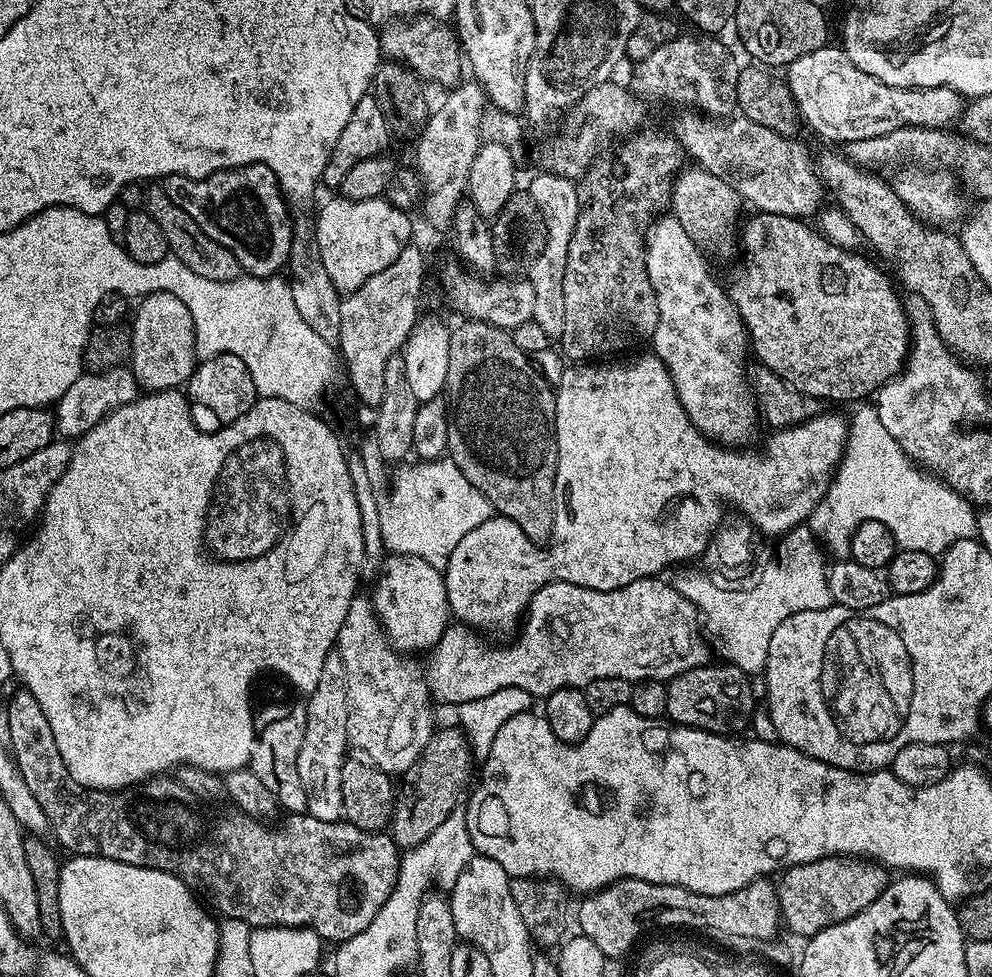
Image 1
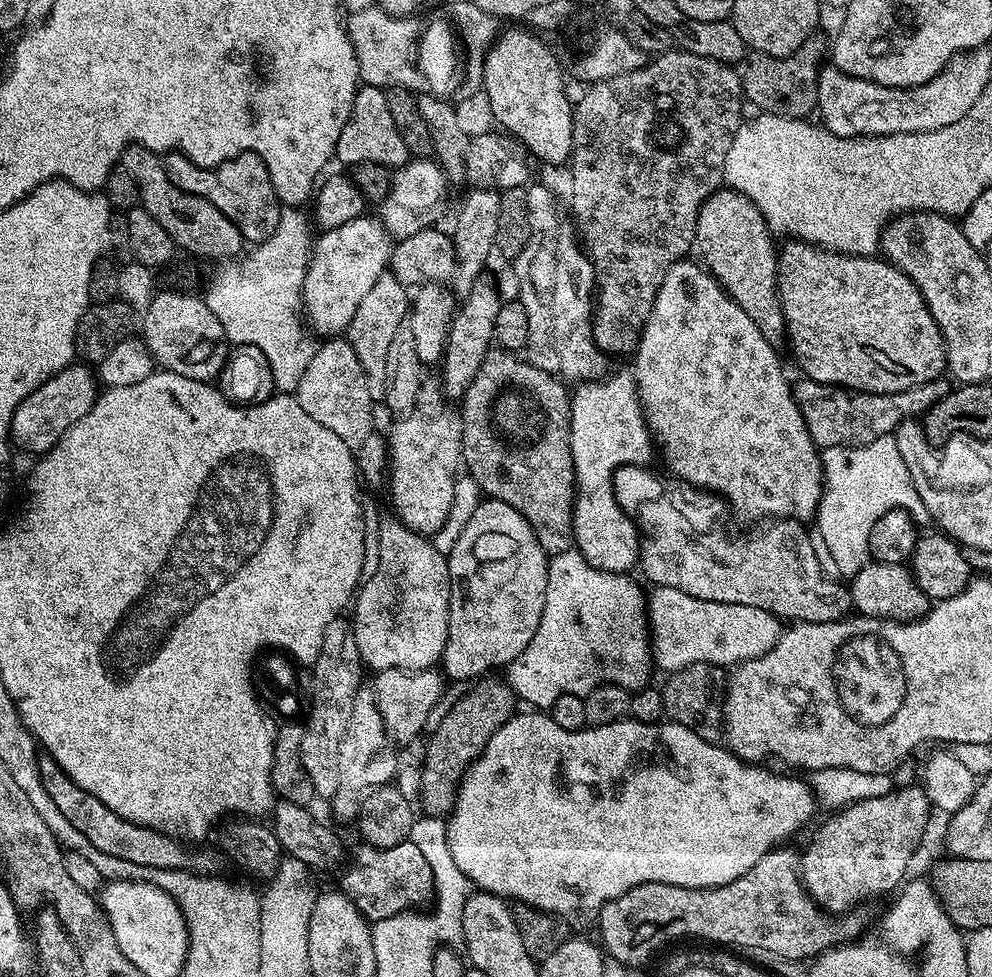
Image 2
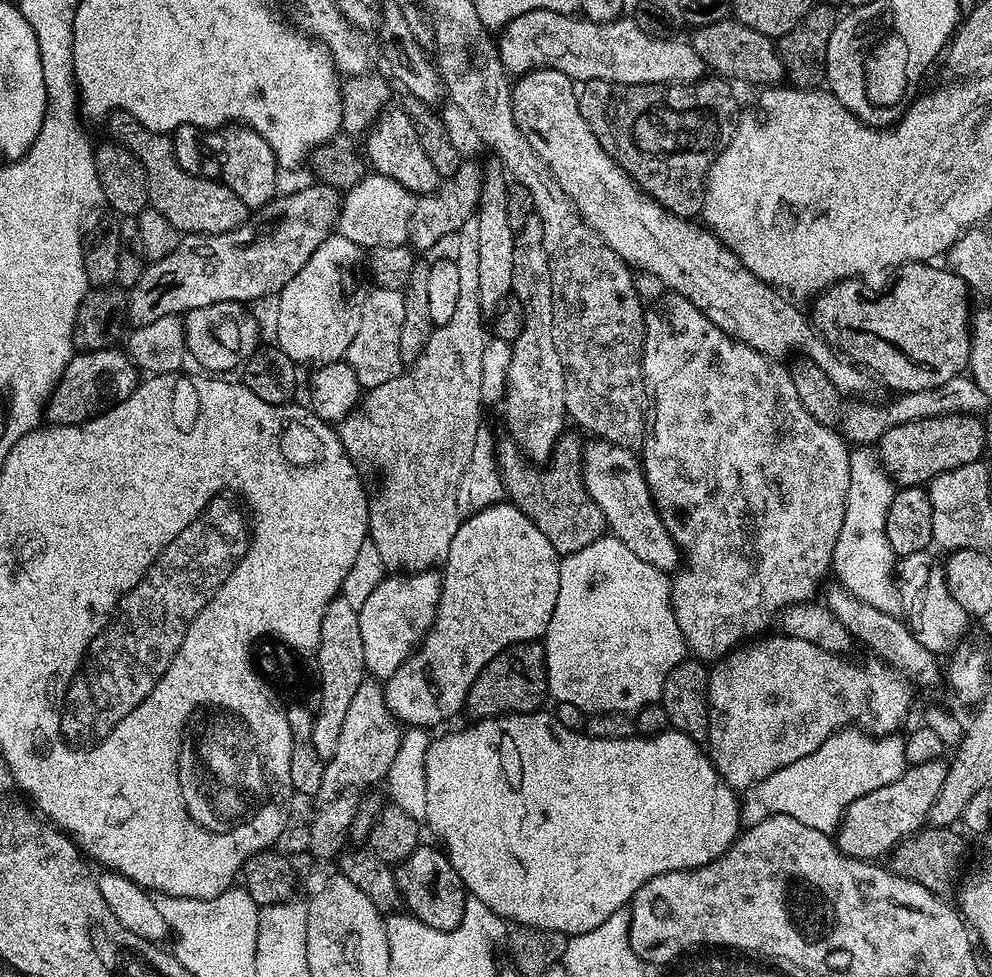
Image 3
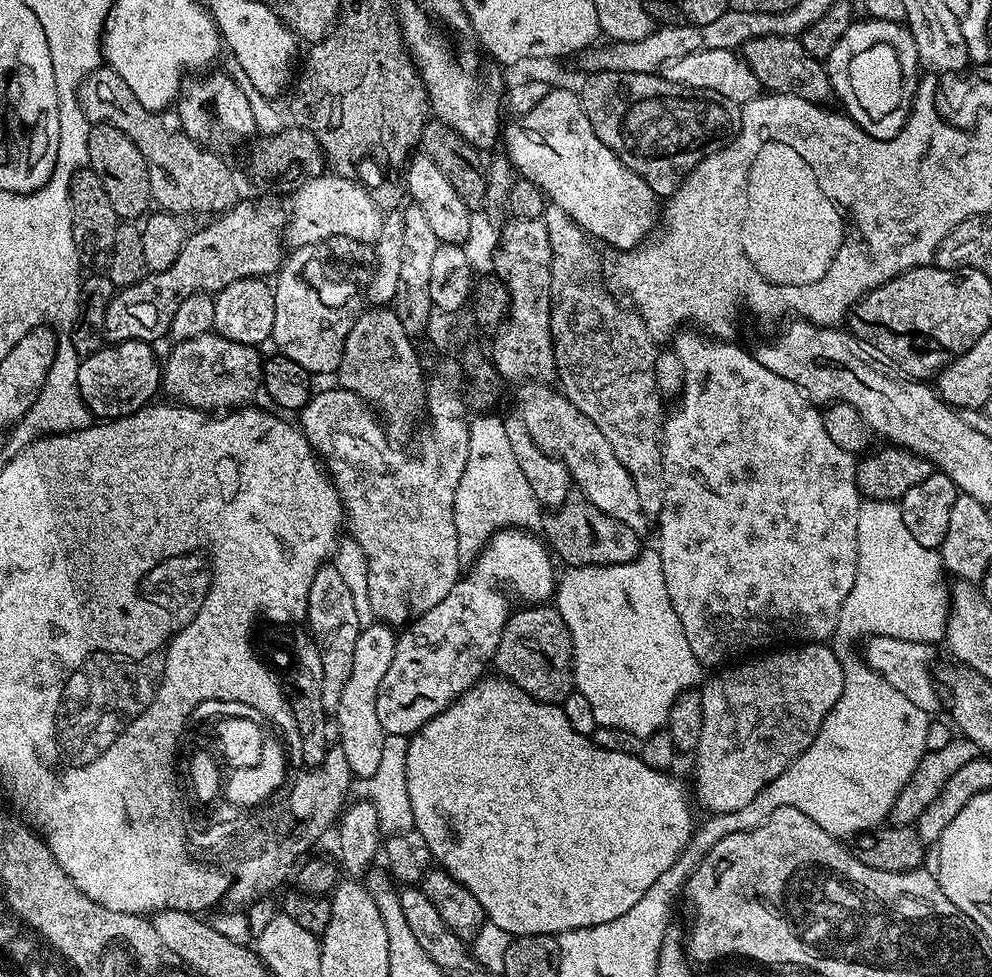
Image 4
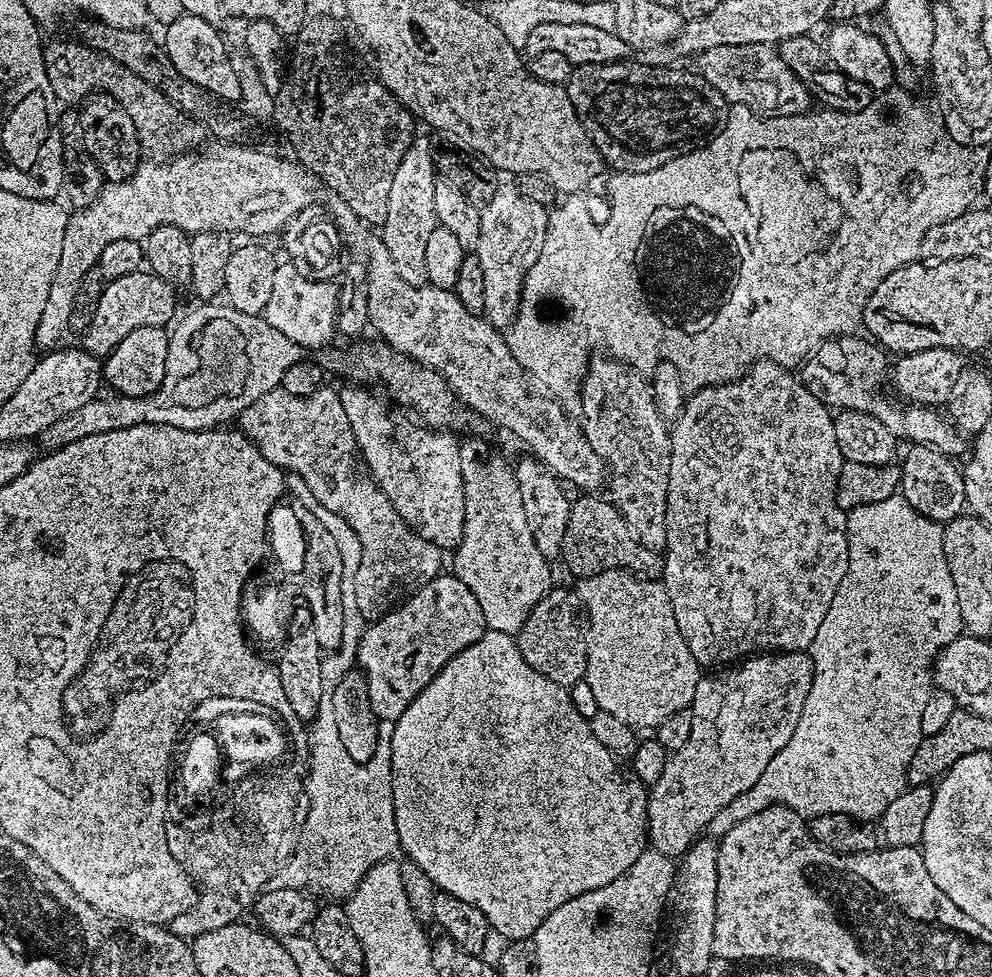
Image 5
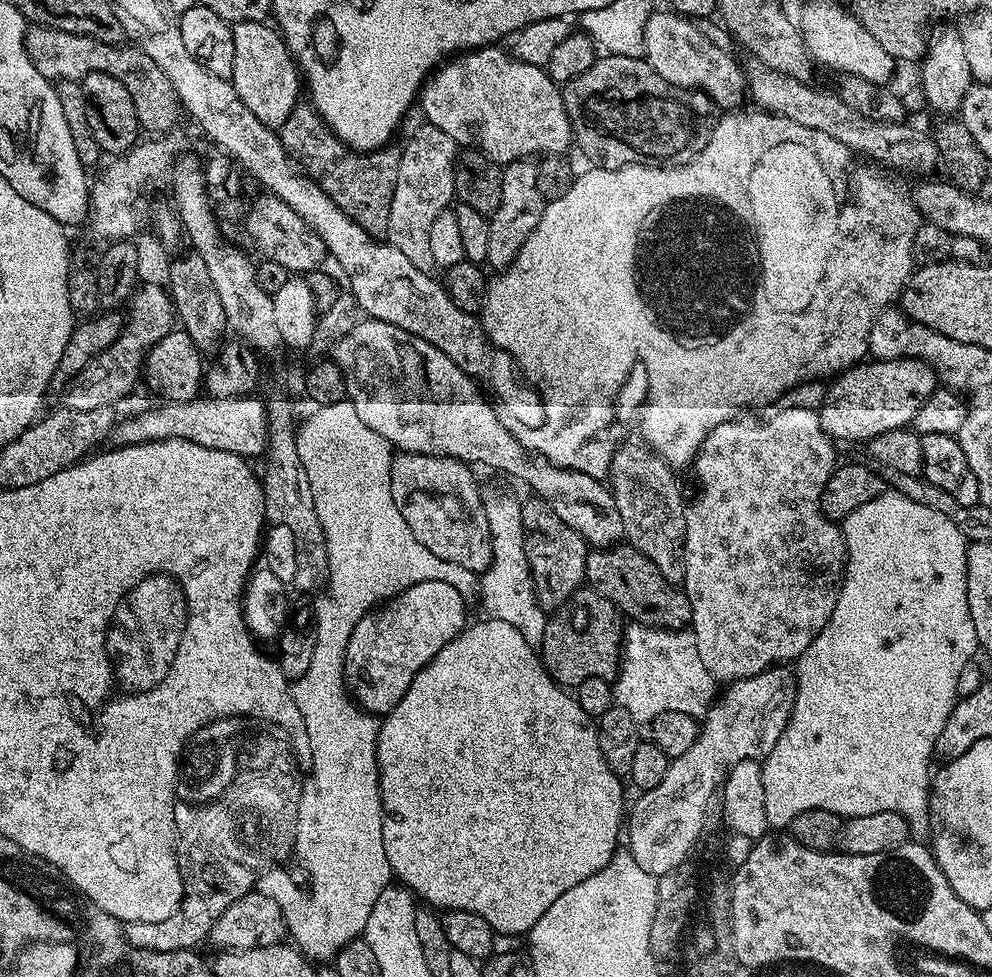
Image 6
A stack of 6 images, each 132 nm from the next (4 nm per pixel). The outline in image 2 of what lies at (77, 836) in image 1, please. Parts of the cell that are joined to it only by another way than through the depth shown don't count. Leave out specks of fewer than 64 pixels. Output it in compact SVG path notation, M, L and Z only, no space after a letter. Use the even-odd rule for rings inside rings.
M41 755L38 761L40 780L44 783L46 794L50 794L50 798L54 798L54 806L58 806L58 810L62 810L66 822L70 822L70 826L74 826L74 830L78 830L78 834L86 836L86 842L90 842L90 846L102 850L102 854L110 854L114 858L122 858L126 862L134 862L138 866L150 866L158 870L199 869L196 867L200 864L200 856L188 849L191 847L185 846L176 837L168 836L165 832L156 832L152 828L124 820L118 814L114 814L114 810L110 810L110 806L98 802L98 798L94 798L94 794L82 790L82 786L75 784L60 769L58 762L52 760L51 756ZM410 839L390 849L360 846L352 856L352 865L346 868L343 869L343 891L369 922L394 918L394 914L420 910L433 903L437 873L432 873L434 865L426 862L422 850Z

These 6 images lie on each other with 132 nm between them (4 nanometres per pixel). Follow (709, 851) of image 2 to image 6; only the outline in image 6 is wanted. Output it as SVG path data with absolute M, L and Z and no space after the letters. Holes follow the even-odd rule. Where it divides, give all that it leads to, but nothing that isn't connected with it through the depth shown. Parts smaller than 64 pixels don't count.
M491 618L483 619L477 624L469 623L453 640L446 642L446 646L442 646L442 650L438 650L438 654L434 654L432 661L416 675L414 682L410 682L410 690L406 690L406 694L402 694L402 702L398 702L398 706L394 706L394 710L380 720L380 733L376 739L376 757L380 767L380 797L384 803L385 814L384 825L382 826L382 842L386 846L386 858L392 867L393 877L405 888L411 890L420 900L421 898L424 899L421 901L425 905L436 910L477 912L482 918L486 918L486 922L490 922L493 932L521 935L527 934L534 926L534 922L538 922L538 918L542 918L542 914L546 914L546 910L550 910L550 906L554 906L554 901L562 894L566 894L566 890L570 890L570 886L578 886L578 882L586 882L586 878L590 878L590 874L602 870L602 866L606 866L606 862L612 860L612 855L618 850L616 839L619 836L621 839L622 829L626 824L626 804L624 808L624 788L620 785L623 784L621 777L617 776L614 770L610 770L610 766L602 754L600 733L593 717L588 716L586 710L582 710L582 706L578 706L575 695L571 691L565 690L552 679L550 673L544 668L544 662L540 658L539 651L526 642L526 639L522 638L522 634L514 626Z

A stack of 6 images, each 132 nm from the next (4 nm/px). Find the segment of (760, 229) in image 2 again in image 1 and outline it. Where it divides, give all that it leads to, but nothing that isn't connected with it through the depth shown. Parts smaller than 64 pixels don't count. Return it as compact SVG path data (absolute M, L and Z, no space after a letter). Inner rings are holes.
M685 167L677 172L676 179L672 182L671 215L675 216L682 230L686 230L686 234L690 234L692 241L702 250L728 248L732 240L734 244L738 236L738 221L741 219L740 206L742 207L742 199L739 194L721 178L702 167Z

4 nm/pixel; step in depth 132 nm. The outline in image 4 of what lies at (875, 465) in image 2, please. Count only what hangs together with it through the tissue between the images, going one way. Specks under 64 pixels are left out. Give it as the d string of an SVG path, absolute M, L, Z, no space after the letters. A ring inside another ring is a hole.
M864 500L860 506L856 531L856 577L840 611L839 631L859 638L889 636L899 640L943 641L950 607L950 588L947 583L944 585L944 576L946 569L939 551L922 546L922 542L918 542L918 538L906 530L899 503L891 500Z

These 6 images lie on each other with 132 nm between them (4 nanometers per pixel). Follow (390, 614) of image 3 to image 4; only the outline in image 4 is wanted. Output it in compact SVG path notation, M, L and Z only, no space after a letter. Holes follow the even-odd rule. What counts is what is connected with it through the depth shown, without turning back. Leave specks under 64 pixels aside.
M375 622L361 629L357 645L354 646L349 681L342 690L334 713L334 724L335 727L337 724L340 734L339 747L343 750L349 771L360 780L374 776L381 763L387 733L382 730L382 724L378 719L378 686L381 685L387 670L390 670L391 659L394 658L396 649L396 637L395 631L383 622Z

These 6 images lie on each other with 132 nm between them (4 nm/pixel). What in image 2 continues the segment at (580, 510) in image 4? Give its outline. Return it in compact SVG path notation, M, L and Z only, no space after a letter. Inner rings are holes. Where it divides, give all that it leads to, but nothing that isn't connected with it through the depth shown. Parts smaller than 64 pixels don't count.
M496 346L486 354L458 408L462 418L460 454L467 475L485 497L506 502L506 506L514 506L522 514L530 522L538 546L549 557L569 551L574 544L572 505L576 502L576 475L570 450L572 401L569 389L563 386L553 373L538 370L527 359Z

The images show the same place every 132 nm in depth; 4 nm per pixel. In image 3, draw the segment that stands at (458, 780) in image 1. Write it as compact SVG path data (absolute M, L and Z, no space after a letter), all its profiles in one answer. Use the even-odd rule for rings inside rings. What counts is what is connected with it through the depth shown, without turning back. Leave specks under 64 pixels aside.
M543 643L511 644L490 658L478 678L474 678L474 686L470 686L468 691L466 712L476 720L487 720L490 716L502 716L510 712L535 712L543 705L540 703L546 700L547 690Z

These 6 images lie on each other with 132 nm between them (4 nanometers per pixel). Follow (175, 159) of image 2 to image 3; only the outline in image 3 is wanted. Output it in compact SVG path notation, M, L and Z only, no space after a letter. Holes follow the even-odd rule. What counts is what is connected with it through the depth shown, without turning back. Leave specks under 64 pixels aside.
M183 124L178 126L175 132L171 133L171 137L172 145L174 146L174 158L178 162L178 166L182 166L182 170L186 170L195 176L204 176L207 180L217 180L218 183L224 184L230 190L234 190L234 194L238 194L238 198L249 210L263 208L277 195L276 172L278 173L278 165L276 155L274 150L270 150L268 143L252 128L225 126L215 130L201 131L201 129L189 124Z

